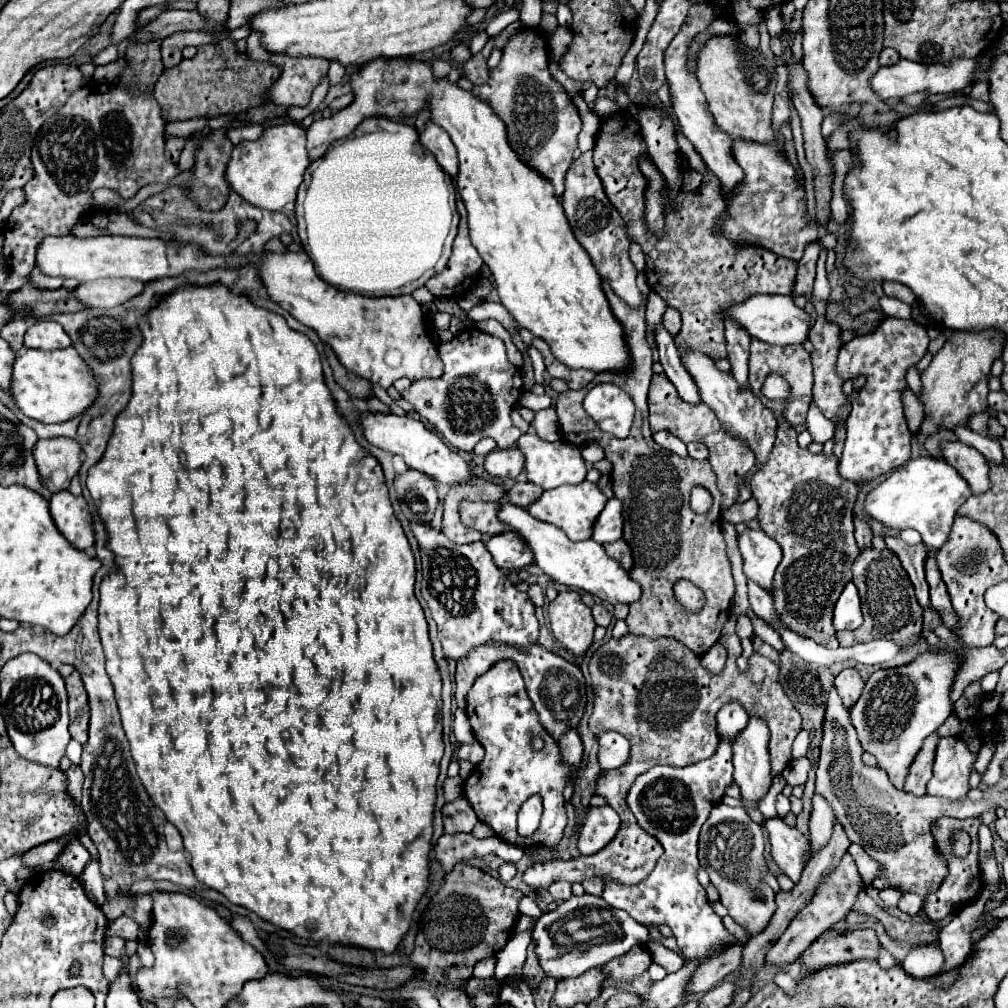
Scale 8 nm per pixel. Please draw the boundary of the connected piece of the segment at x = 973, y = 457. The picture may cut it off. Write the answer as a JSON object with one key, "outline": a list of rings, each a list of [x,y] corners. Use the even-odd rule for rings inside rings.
{"outline":[[[957,439],[957,441],[941,443],[941,453],[943,459],[951,467],[955,467],[963,479],[967,479],[973,493],[979,495],[981,491],[989,489],[989,467],[985,463],[985,457],[977,449]]]}

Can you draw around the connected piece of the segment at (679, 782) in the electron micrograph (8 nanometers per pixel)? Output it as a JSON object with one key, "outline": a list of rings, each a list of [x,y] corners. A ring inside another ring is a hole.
{"outline":[[[721,739],[719,749],[711,759],[697,761],[687,767],[669,767],[657,765],[641,773],[627,793],[627,805],[637,817],[637,823],[657,837],[665,849],[651,877],[637,885],[621,885],[605,877],[603,899],[615,907],[627,911],[635,921],[643,925],[667,923],[673,929],[677,947],[685,959],[711,959],[725,951],[731,945],[737,945],[719,915],[711,909],[705,889],[697,881],[697,837],[701,825],[707,821],[709,811],[725,795],[725,787],[733,781],[733,763],[731,763],[731,743]]]}

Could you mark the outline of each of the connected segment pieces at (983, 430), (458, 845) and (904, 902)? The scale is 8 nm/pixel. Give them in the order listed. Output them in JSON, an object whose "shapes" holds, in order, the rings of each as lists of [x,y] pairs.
{"shapes":[[[[981,411],[981,413],[975,413],[975,415],[969,417],[967,427],[969,427],[971,431],[975,431],[975,433],[981,433],[981,435],[985,435],[985,437],[991,437],[991,435],[989,435],[989,429],[987,429],[987,421],[989,421],[989,413],[987,413],[987,411]]],[[[471,833],[443,835],[435,845],[435,857],[445,871],[451,871],[453,865],[459,861],[485,857],[487,853],[495,853],[509,863],[517,863],[523,857],[523,849],[517,845],[505,843],[503,839],[497,839],[497,837],[477,839]]],[[[911,892],[903,893],[898,908],[910,915],[916,915],[919,913],[923,906],[923,899],[919,895]]]]}

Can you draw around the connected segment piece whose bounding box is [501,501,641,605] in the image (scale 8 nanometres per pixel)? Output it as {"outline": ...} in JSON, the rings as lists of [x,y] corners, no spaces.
{"outline":[[[503,501],[501,505],[501,521],[509,523],[511,529],[517,531],[527,541],[527,545],[535,555],[535,565],[553,581],[597,595],[601,601],[607,601],[611,605],[617,605],[617,603],[631,605],[641,597],[641,585],[637,585],[629,577],[629,573],[621,567],[621,563],[611,559],[605,553],[603,545],[595,543],[593,539],[571,541],[561,529],[553,527],[551,523],[541,523],[539,519],[533,519],[533,515],[529,515],[525,509],[515,507],[509,501]]]}

